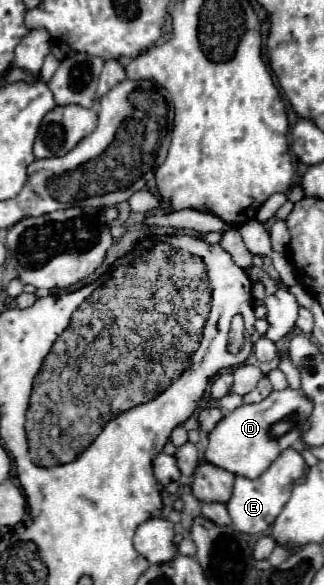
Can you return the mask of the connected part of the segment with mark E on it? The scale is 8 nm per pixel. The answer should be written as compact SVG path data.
M285 449L271 465L269 469L257 477L255 481L245 479L245 477L235 477L235 487L233 487L233 497L227 503L229 515L233 519L233 527L241 533L263 533L269 529L269 525L275 521L279 511L289 499L289 489L291 483L299 481L303 473L307 471L305 459L297 449Z

